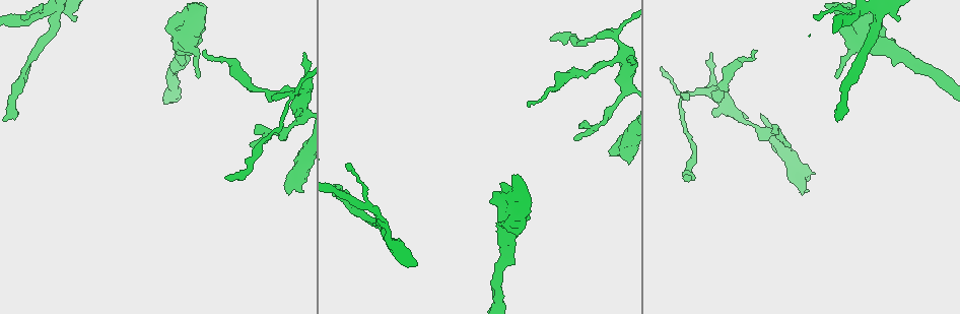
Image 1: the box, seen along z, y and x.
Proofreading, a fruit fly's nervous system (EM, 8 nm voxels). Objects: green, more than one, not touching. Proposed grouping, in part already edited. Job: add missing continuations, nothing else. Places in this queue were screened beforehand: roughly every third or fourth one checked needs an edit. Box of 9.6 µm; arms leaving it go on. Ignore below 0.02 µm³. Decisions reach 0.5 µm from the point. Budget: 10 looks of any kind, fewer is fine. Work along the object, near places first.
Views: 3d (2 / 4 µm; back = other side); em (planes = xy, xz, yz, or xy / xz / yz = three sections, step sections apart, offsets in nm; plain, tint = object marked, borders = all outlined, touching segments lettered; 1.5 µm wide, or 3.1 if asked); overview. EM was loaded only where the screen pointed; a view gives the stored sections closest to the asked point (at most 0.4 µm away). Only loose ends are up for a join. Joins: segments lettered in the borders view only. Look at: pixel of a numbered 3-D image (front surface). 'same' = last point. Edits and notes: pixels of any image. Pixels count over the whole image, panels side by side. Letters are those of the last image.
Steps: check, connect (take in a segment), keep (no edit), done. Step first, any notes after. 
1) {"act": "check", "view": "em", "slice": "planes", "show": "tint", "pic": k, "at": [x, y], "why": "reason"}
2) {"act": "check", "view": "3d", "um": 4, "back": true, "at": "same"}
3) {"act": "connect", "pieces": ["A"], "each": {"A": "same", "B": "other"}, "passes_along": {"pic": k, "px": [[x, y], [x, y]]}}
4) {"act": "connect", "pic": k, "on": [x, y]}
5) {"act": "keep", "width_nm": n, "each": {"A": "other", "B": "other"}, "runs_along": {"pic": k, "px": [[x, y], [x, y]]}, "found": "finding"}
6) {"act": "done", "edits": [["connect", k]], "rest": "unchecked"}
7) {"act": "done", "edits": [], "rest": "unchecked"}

{"act": "check", "view": "em", "slice": "planes", "show": "borders", "pic": 1, "at": [75, 19], "why": "branch stops here"}

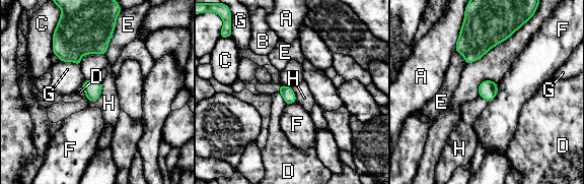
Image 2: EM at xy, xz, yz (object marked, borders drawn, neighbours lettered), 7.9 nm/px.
{"act": "keep", "each": {"A": "other", "B": "other", "C": "other", "D": "other", "E": "other", "F": "other", "G": "other", "H": "other"}, "border": {"pic": 2, "px": [[103, 82], [100, 95], [88, 101]]}, "found": "no lettered segment goes on from it"}

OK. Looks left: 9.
{"act": "check", "view": "em", "slice": "xz", "step": 4, "show": "tint", "pic": 1, "at": [205, 53]}

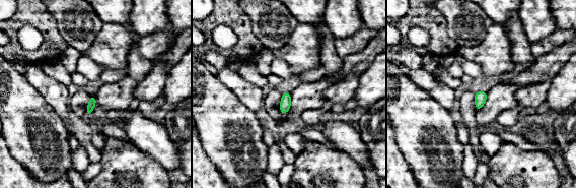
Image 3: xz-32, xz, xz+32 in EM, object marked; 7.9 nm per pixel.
{"act": "check", "view": "em", "slice": "xz", "step": 4, "show": "borders", "at": "same"}

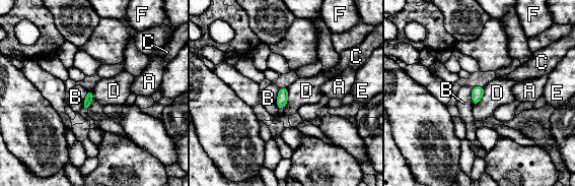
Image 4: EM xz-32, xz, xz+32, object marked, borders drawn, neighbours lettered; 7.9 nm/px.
{"act": "keep", "each": {"A": "other", "B": "other", "C": "other", "D": "other", "E": "other", "F": "other"}, "border": {"pic": 4, "px": [[288, 88], [287, 104], [279, 109]]}, "found": "no lettered segment goes on from it"}

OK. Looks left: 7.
{"act": "check", "view": "3d", "um": 2, "pic": 1, "at": [690, 177], "why": "long arm stops here"}

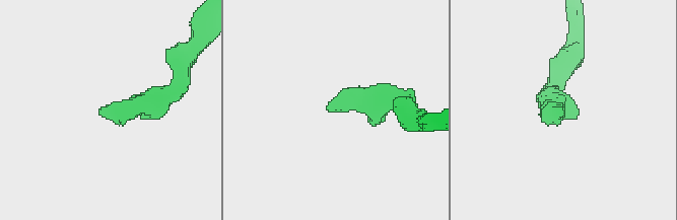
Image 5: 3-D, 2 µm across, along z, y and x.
{"act": "check", "view": "em", "slice": "planes", "show": "borders", "pic": 5, "at": [326, 110]}

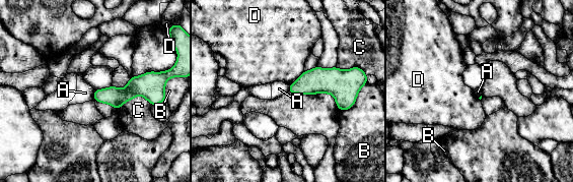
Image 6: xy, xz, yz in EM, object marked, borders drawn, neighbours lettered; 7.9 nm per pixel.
{"act": "keep", "each": {"A": "other", "B": "other", "C": "other", "D": "other"}, "runs_along": {"pic": 6, "px": [[154, 87], [96, 97]]}, "found": "none of them fits"}

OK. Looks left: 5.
{"act": "check", "view": "3d", "um": 4, "pic": 1, "at": [272, 99], "why": "an open end"}

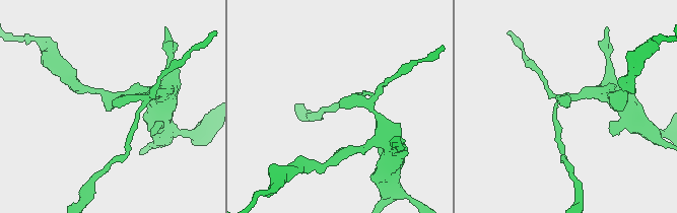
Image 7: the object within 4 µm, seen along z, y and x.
{"act": "check", "view": "em", "slice": "yz", "step": 4, "show": "borders", "pic": 7, "at": [564, 102], "why": "need the tissue"}

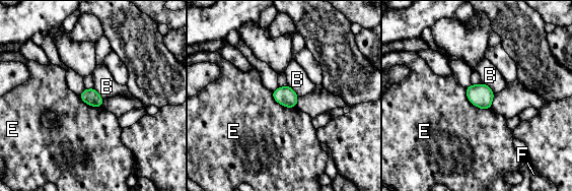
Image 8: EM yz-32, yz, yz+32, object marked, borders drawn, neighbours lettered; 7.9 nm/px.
{"act": "keep", "width_nm": 120, "each": {"B": "other", "E": "other", "F": "other"}, "found": "no lettered segment goes on from it"}

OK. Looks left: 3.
{"act": "done", "edits": [], "rest": "unchecked"}

